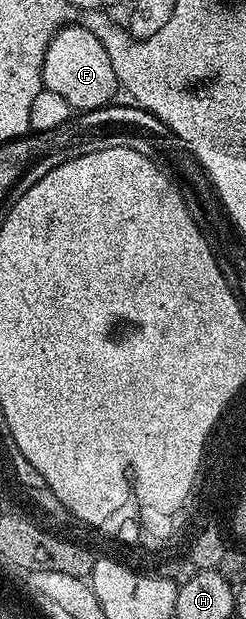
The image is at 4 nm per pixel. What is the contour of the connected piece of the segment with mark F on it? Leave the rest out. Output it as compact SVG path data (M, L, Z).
M80 24L62 26L47 44L41 64L41 84L44 89L63 96L74 112L98 110L101 106L110 105L116 99L113 97L119 94L119 83L115 68L111 68L107 48L103 48L95 32Z

